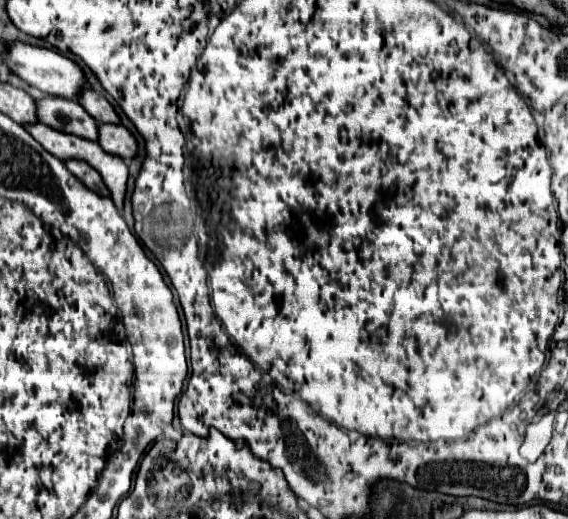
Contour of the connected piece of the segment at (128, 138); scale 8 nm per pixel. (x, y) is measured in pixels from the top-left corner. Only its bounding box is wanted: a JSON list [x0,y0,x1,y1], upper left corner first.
[97,123,137,159]

